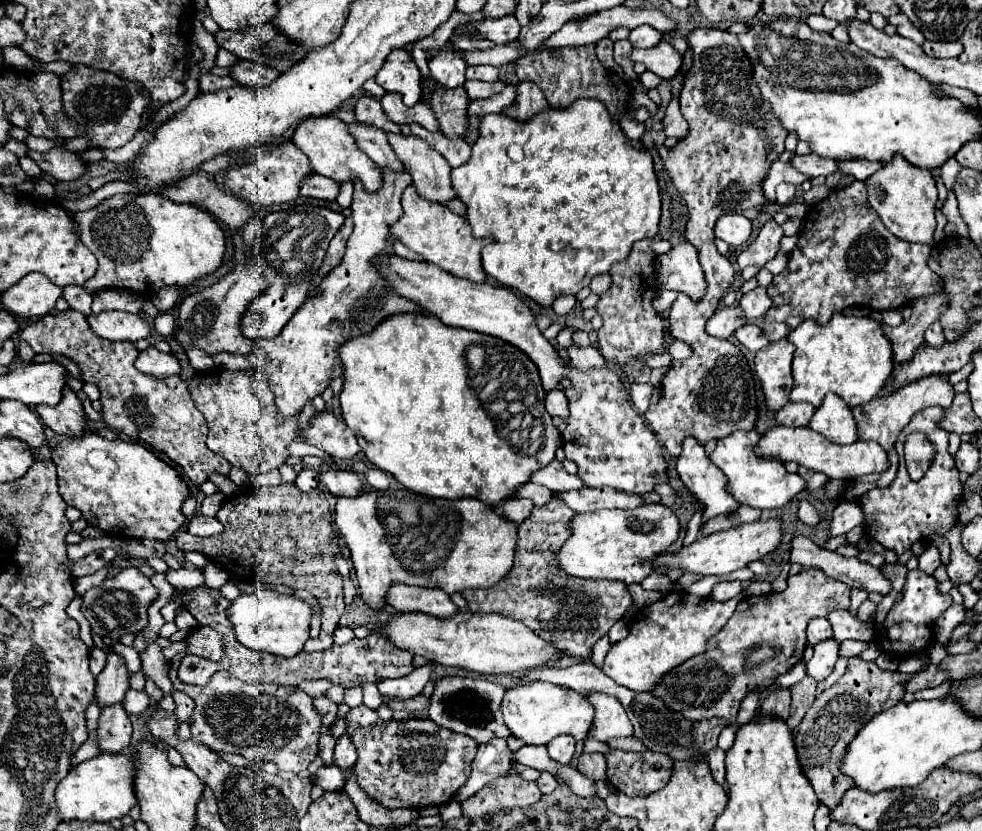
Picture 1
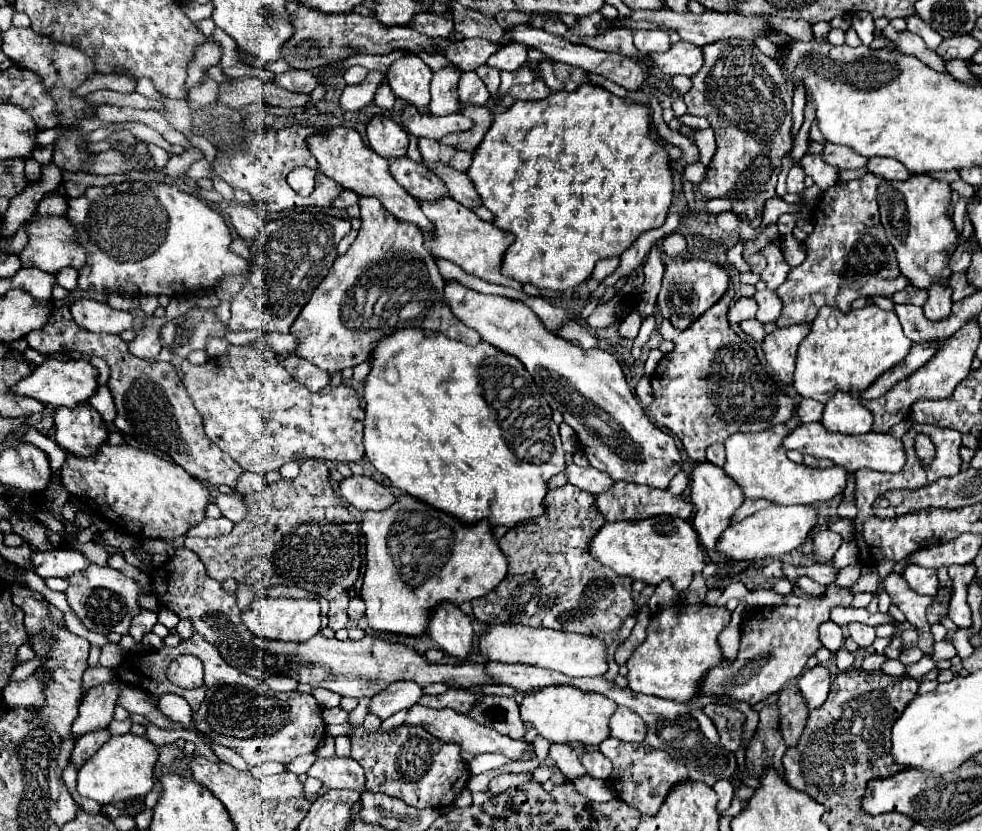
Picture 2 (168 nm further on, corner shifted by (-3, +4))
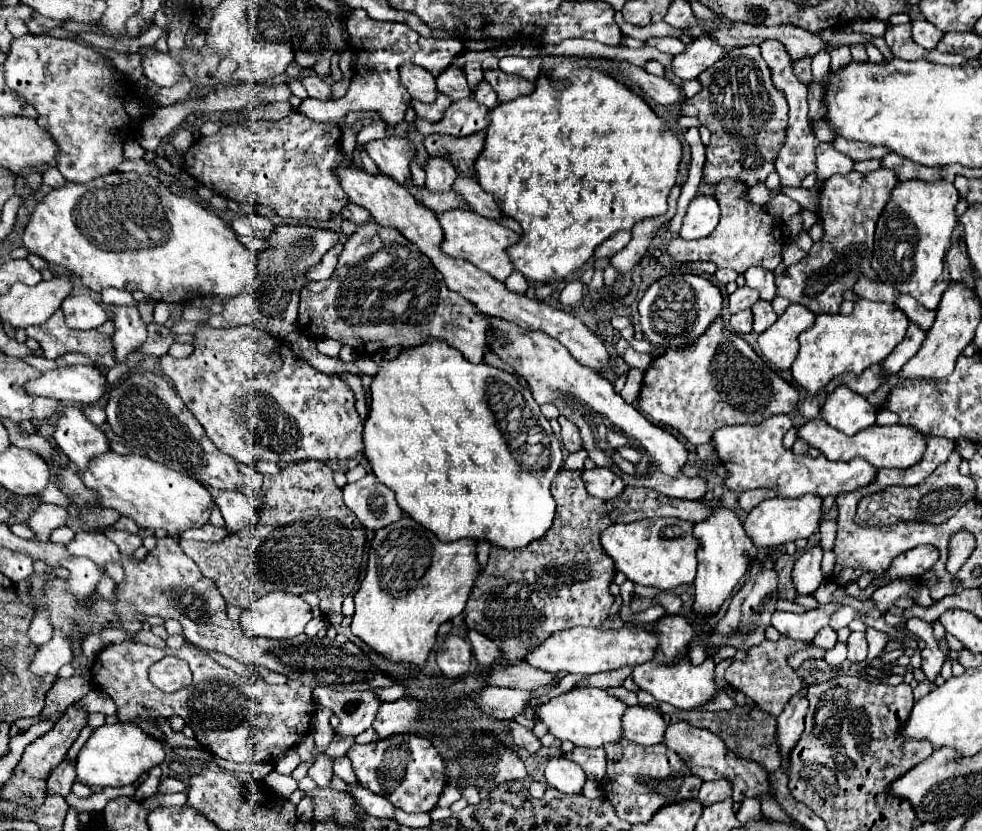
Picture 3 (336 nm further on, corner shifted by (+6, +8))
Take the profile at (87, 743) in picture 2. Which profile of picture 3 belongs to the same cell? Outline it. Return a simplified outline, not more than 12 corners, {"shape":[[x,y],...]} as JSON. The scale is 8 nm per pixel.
{"shape":[[63,758],[49,776],[49,792],[67,796],[75,784],[75,762]]}

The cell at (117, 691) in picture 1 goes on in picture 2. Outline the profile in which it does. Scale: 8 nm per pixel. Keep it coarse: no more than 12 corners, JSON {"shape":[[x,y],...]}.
{"shape":[[118,680],[90,688],[72,738],[112,722]]}

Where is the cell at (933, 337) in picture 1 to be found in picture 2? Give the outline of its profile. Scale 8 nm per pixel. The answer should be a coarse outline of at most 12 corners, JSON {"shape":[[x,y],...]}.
{"shape":[[928,174],[878,188],[882,226],[928,320],[952,308],[952,188]]}

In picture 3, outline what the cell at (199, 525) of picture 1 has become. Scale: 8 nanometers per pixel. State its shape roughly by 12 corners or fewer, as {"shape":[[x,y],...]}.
{"shape":[[211,522],[181,532],[181,538],[219,542],[227,534]]}

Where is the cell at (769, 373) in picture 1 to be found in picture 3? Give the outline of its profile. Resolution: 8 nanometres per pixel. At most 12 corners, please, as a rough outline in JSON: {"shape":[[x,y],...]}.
{"shape":[[793,304],[757,342],[779,370],[789,370],[797,336],[815,314]]}

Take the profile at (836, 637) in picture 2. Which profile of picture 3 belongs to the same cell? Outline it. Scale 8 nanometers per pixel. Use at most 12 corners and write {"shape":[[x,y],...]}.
{"shape":[[831,626],[821,628],[815,646],[829,650],[837,644],[837,632]]}

